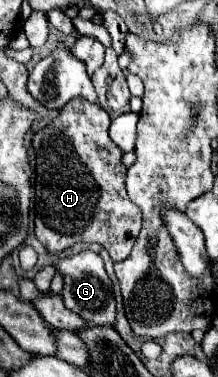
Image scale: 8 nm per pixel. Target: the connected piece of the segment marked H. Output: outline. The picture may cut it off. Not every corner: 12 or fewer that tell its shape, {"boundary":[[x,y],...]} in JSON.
{"boundary":[[76,97],[32,137],[34,235],[130,255],[124,191],[110,115]]}

